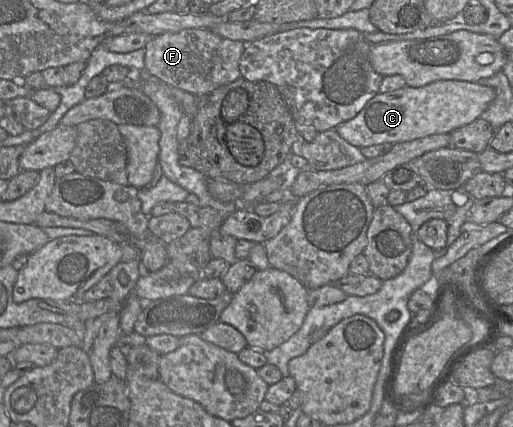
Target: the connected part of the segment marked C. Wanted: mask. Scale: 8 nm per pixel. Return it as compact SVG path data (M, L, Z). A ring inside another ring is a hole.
M439 80L419 88L405 86L376 94L354 118L339 124L335 130L356 147L395 144L434 134L450 134L480 118L495 96L492 87L458 80Z

